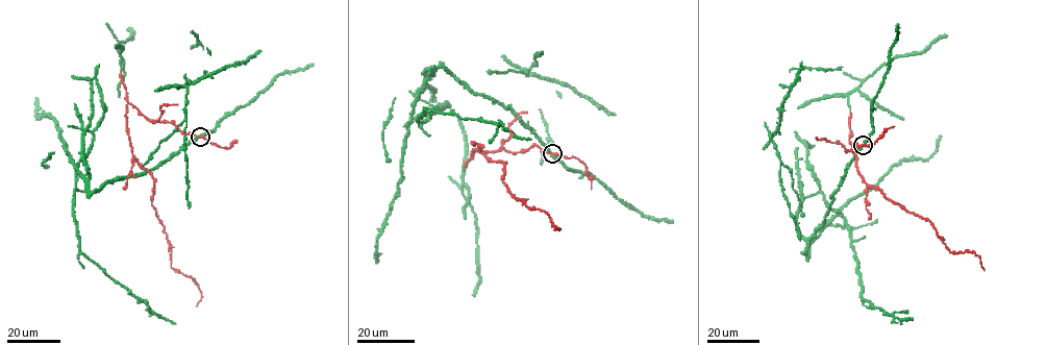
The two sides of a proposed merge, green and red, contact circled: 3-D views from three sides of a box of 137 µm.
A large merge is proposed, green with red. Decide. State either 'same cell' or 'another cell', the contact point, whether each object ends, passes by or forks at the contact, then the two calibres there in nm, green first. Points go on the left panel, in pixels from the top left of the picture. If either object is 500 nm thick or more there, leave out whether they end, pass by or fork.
same cell; at (200, 137); green passes by; red passes by; 480 nm thick on the green side, 180 nm on the other

